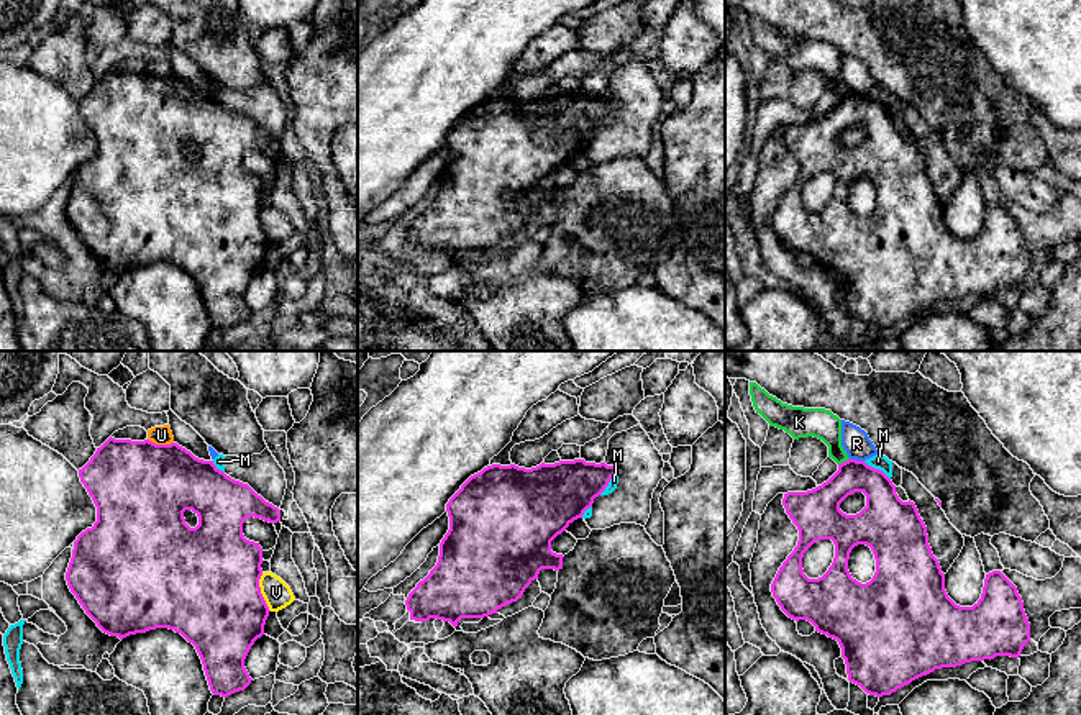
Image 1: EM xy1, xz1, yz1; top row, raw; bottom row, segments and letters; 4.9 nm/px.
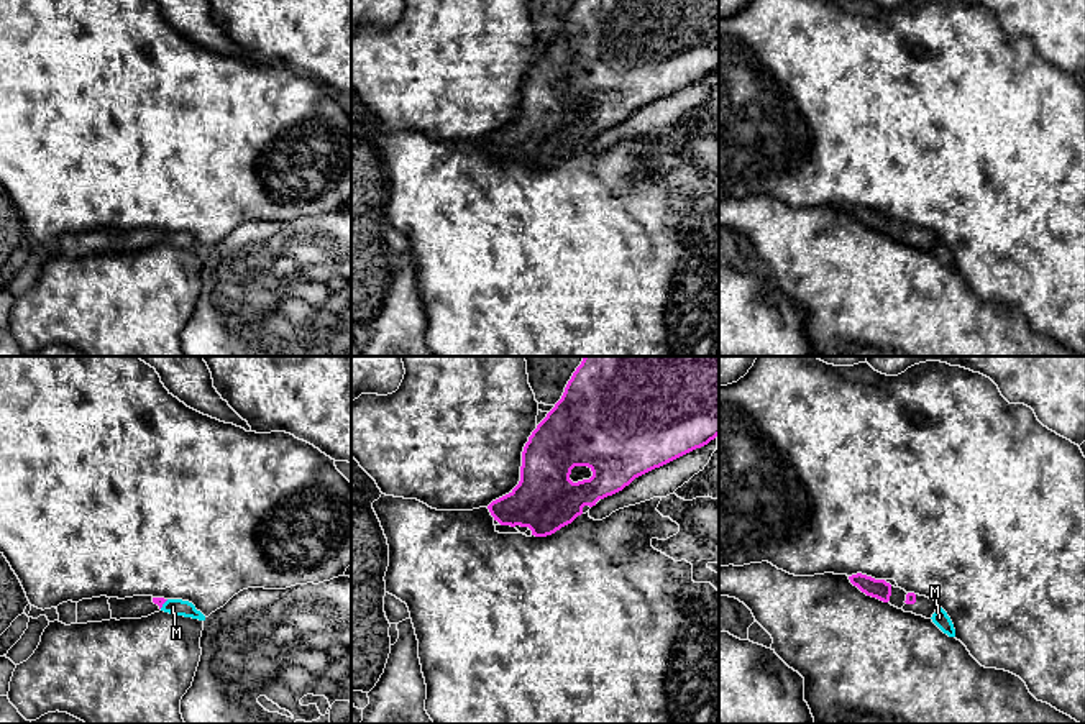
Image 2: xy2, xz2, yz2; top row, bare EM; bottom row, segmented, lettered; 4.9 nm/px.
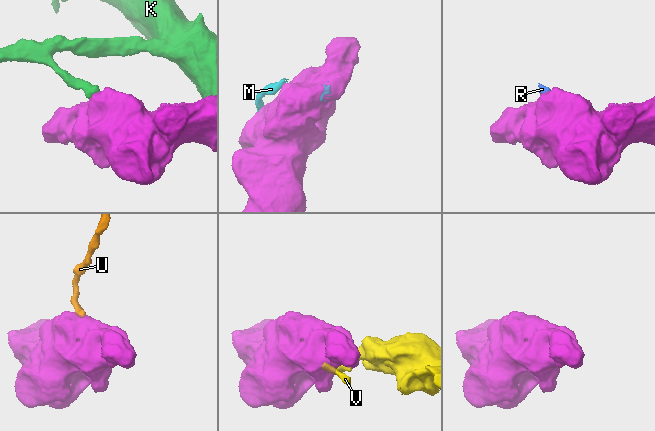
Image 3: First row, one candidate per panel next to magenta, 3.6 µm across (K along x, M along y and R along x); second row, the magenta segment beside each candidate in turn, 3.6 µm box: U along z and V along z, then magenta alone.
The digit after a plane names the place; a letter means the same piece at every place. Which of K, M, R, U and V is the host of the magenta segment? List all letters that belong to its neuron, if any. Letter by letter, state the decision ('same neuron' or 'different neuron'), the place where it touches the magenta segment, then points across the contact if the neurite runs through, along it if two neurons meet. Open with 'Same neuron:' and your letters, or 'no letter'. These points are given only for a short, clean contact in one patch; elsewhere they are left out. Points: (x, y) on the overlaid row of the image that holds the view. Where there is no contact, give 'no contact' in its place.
Same neuron: no letter
K: different neuron | yz1 (845, 461) | along yz1 (848, 458), (839, 464)
M: different neuron | yz1 (876, 469)
R: different neuron | yz1 (855, 459) | along yz1 (850, 458), (863, 461)
U: different neuron | xy1 (161, 445)
V: different neuron | xy1 (259, 592)

